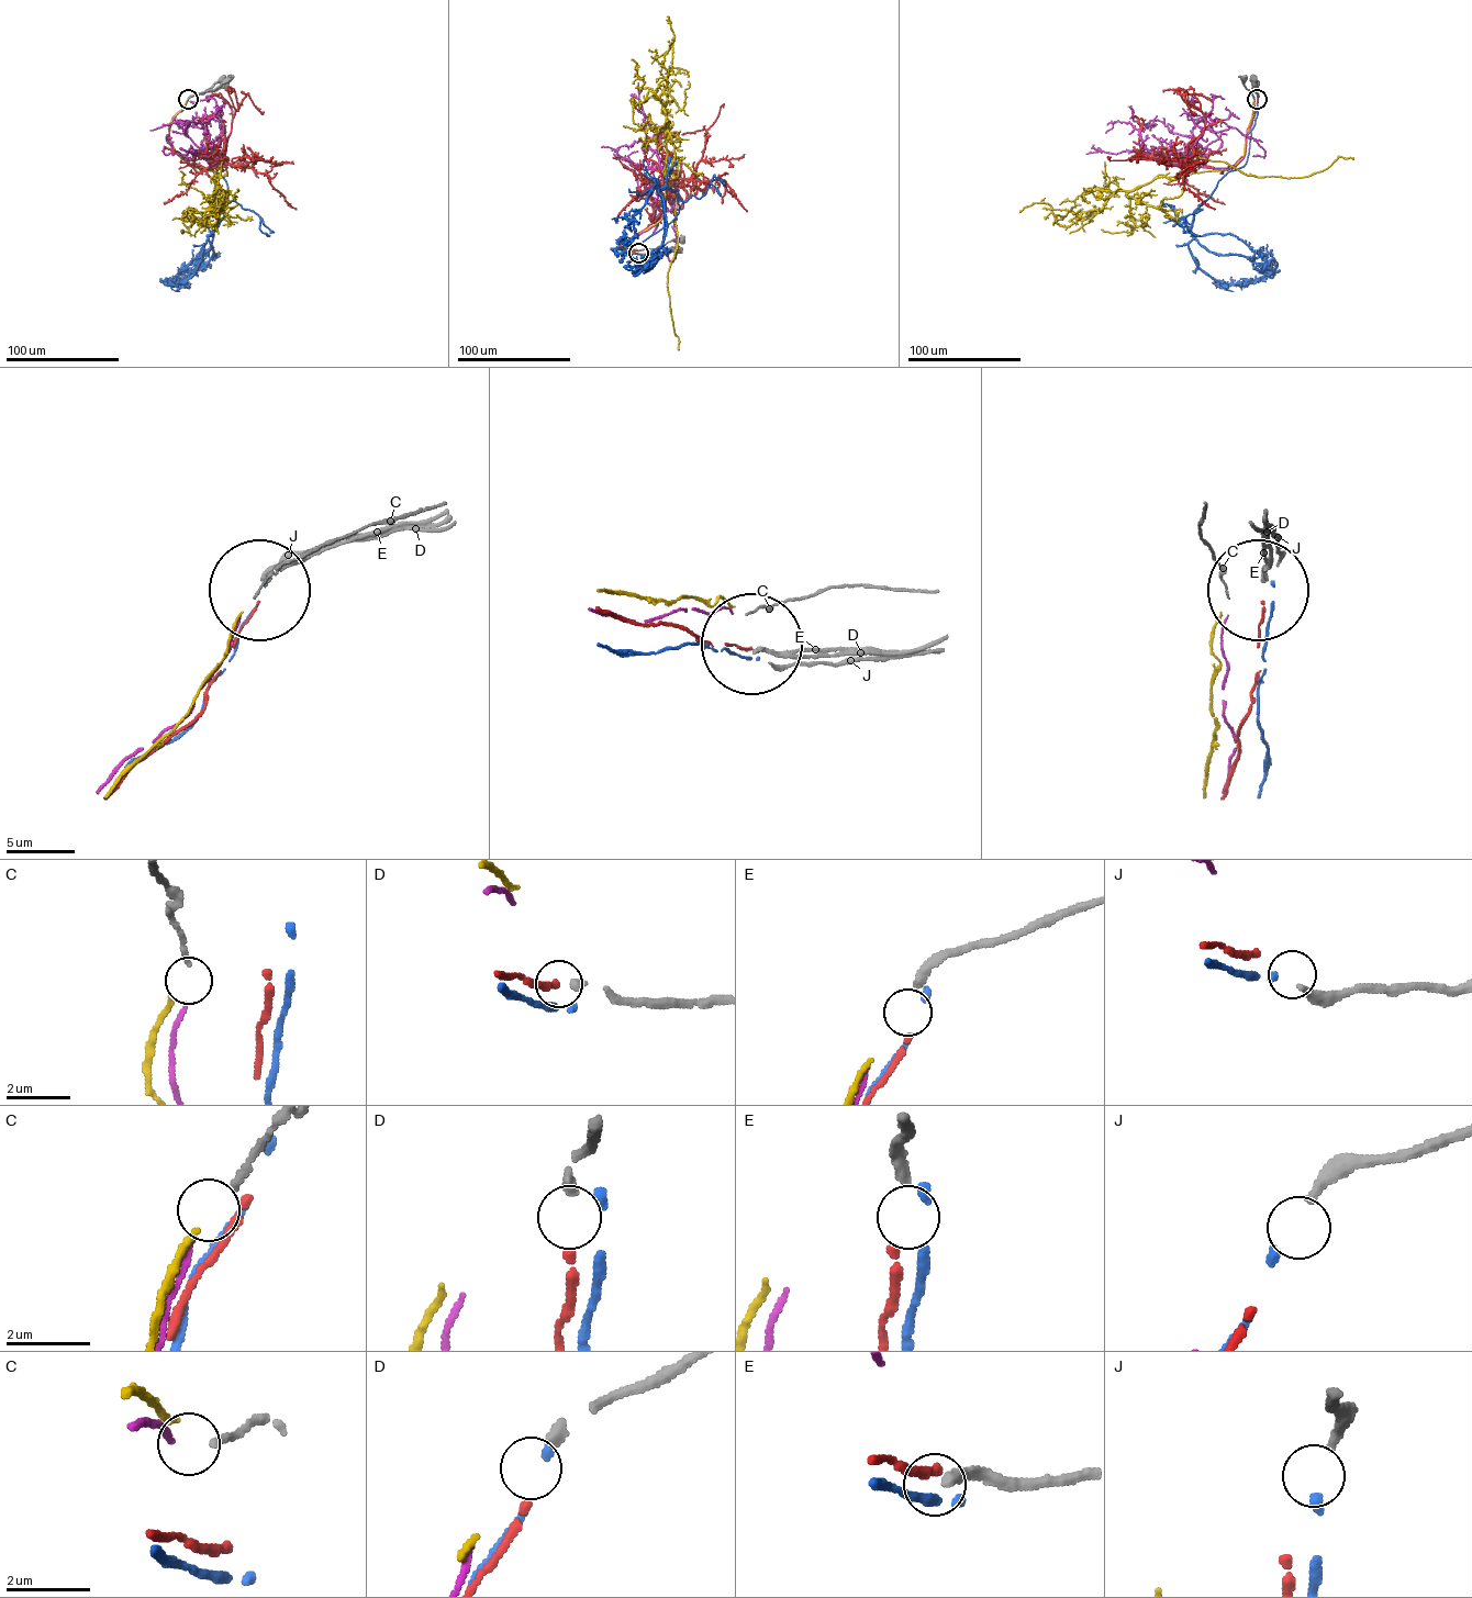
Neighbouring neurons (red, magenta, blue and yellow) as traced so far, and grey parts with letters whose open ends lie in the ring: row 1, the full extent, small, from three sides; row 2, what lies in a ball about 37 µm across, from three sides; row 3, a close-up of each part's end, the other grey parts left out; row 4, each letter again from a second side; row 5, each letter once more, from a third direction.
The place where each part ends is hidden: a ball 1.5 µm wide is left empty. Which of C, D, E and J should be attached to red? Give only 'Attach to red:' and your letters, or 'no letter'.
Attach to red: D

